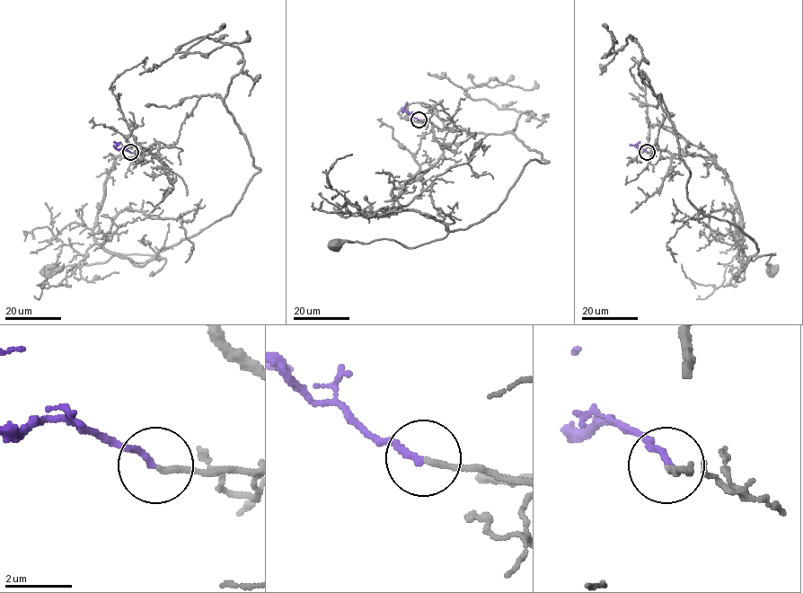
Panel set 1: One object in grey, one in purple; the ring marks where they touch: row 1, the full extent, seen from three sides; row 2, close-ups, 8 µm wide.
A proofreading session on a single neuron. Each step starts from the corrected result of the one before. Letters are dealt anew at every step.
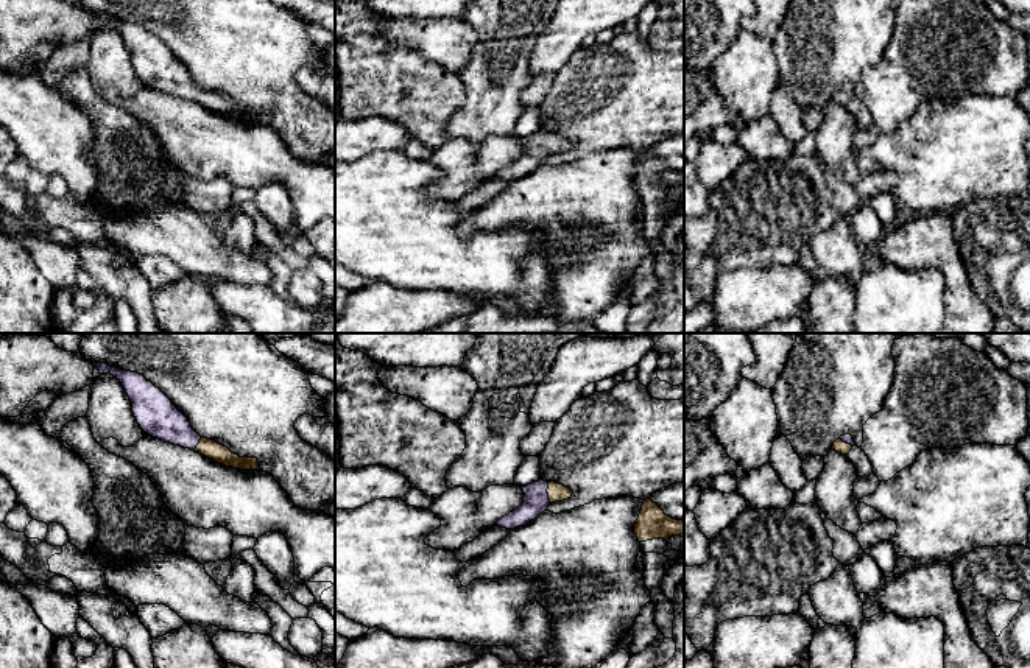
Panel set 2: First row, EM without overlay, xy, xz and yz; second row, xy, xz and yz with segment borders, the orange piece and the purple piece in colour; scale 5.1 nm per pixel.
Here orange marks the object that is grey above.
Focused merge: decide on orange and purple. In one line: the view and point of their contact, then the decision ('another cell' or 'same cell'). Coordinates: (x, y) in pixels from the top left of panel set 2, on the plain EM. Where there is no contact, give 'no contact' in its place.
contact xz (547, 144); same cell

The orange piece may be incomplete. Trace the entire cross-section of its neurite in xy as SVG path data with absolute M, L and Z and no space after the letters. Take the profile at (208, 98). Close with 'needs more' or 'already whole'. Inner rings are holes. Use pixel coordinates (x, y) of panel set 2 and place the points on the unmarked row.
M97 14L95 19L100 25L111 25L122 34L132 54L137 75L150 87L195 101L226 118L240 121L260 120L257 109L240 109L228 98L201 89L171 51L143 26L111 19L106 14Z; needs more

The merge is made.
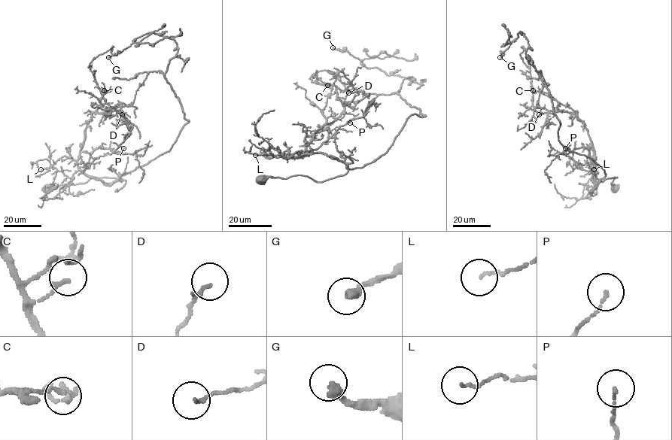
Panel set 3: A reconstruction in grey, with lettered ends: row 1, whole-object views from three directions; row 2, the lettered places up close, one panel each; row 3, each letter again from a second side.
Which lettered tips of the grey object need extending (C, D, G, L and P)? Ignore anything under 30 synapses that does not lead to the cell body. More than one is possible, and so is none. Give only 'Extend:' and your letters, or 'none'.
Extend: none

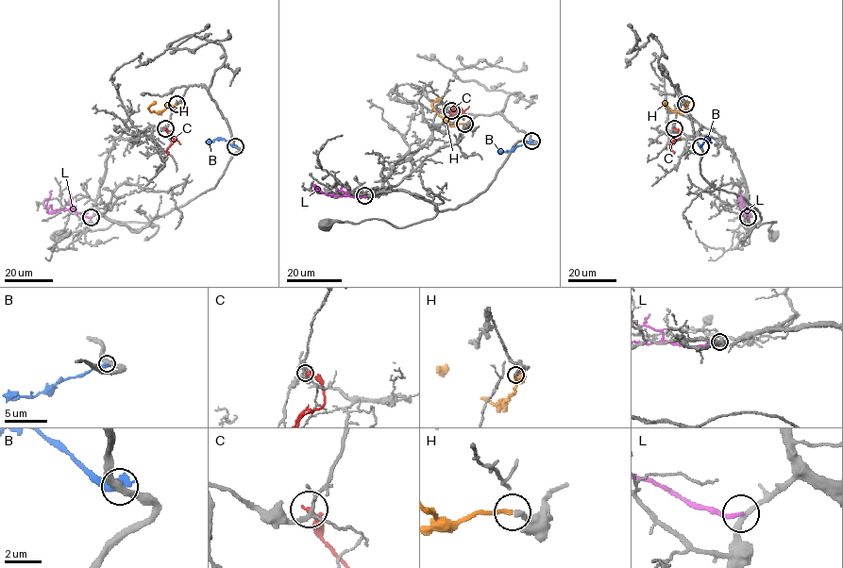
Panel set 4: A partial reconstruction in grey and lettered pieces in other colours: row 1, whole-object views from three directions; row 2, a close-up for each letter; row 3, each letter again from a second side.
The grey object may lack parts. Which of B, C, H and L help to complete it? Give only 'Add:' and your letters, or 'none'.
Add: H

